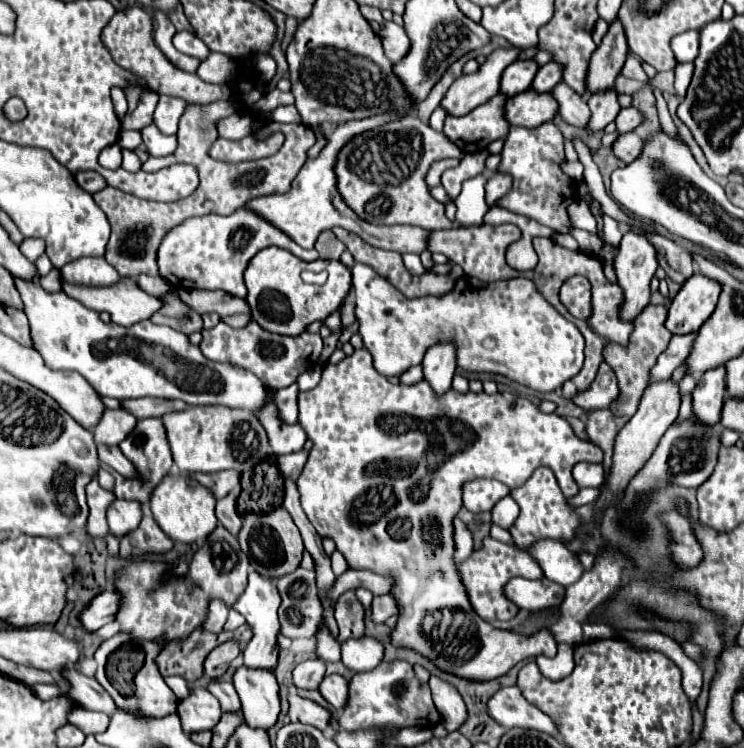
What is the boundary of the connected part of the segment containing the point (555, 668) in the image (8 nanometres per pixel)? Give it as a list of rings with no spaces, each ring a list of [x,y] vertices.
[[[566,643],[558,644],[557,656],[551,658],[551,662],[537,662],[537,666],[551,680],[565,678],[575,667],[572,646]]]

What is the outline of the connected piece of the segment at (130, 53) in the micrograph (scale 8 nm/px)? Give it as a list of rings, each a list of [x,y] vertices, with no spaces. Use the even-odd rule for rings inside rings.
[[[141,6],[135,8],[125,8],[121,12],[117,12],[107,26],[103,28],[101,40],[105,44],[105,48],[109,50],[109,54],[113,56],[113,60],[125,68],[131,70],[133,74],[139,74],[141,78],[145,78],[147,86],[159,94],[167,94],[167,96],[175,96],[175,98],[183,98],[189,104],[209,104],[215,100],[227,100],[231,94],[229,86],[221,86],[221,84],[207,84],[203,82],[197,74],[189,74],[183,70],[177,70],[165,56],[163,52],[155,46],[153,38],[153,17],[147,10],[143,10]]]

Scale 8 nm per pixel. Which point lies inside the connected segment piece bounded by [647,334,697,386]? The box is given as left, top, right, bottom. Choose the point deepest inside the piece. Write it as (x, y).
(678, 348)

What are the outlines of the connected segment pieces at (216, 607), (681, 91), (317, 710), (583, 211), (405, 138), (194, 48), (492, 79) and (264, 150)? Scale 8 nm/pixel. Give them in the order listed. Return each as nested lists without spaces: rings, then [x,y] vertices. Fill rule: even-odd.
[[[213,600],[209,604],[209,616],[207,616],[203,628],[219,634],[223,630],[223,624],[227,622],[227,614],[229,614],[229,608],[221,600]]]
[[[677,64],[677,68],[675,68],[675,92],[679,98],[685,96],[685,90],[691,82],[691,74],[693,74],[693,64]]]
[[[291,692],[289,694],[289,714],[287,718],[291,722],[301,722],[301,724],[311,724],[315,728],[319,728],[321,732],[329,730],[331,726],[331,710],[329,708],[323,708],[321,704],[313,702],[313,700],[307,700],[307,698],[301,698],[299,694]]]
[[[575,202],[575,204],[571,204],[569,208],[567,208],[569,212],[569,220],[571,220],[571,224],[575,226],[575,228],[583,228],[583,230],[587,230],[587,232],[591,232],[591,234],[599,234],[599,230],[597,230],[597,220],[595,220],[595,216],[589,212],[589,208],[587,208],[587,204],[585,202]]]
[[[405,116],[401,120],[389,122],[377,130],[365,132],[353,138],[341,152],[335,172],[339,172],[339,192],[343,200],[367,222],[371,224],[411,224],[421,226],[425,230],[443,230],[455,228],[455,222],[449,222],[445,216],[445,208],[431,196],[431,190],[425,182],[427,170],[433,162],[443,158],[463,158],[463,152],[441,132],[435,132],[429,124],[421,122],[417,116]]]
[[[177,32],[173,36],[173,44],[179,52],[185,52],[189,56],[195,56],[195,58],[201,58],[201,60],[205,60],[209,56],[205,44],[193,32]]]
[[[519,48],[511,50],[495,50],[485,64],[481,64],[477,74],[457,78],[451,88],[447,90],[441,106],[449,116],[465,116],[473,108],[485,104],[499,92],[499,78],[501,72],[517,60]]]
[[[273,132],[263,142],[257,142],[253,138],[253,134],[243,140],[217,138],[215,144],[211,146],[209,154],[211,154],[211,158],[221,160],[221,162],[245,162],[245,160],[259,160],[259,158],[273,156],[281,148],[281,144],[283,144],[281,132]]]

